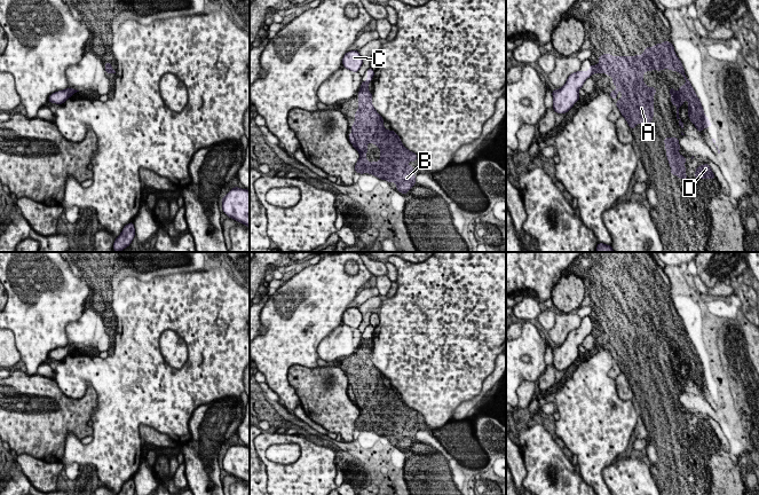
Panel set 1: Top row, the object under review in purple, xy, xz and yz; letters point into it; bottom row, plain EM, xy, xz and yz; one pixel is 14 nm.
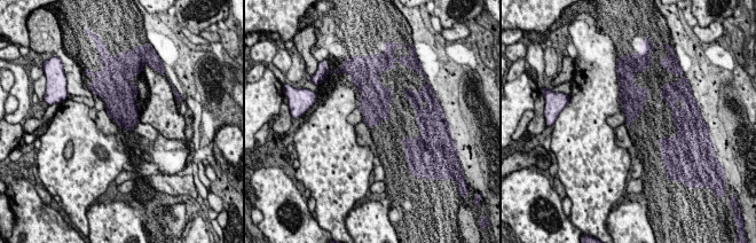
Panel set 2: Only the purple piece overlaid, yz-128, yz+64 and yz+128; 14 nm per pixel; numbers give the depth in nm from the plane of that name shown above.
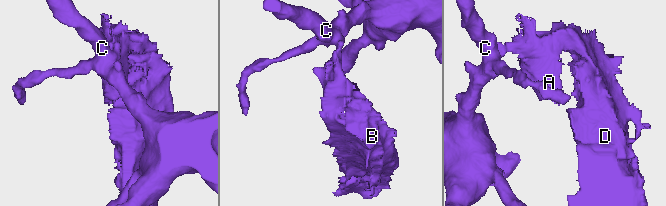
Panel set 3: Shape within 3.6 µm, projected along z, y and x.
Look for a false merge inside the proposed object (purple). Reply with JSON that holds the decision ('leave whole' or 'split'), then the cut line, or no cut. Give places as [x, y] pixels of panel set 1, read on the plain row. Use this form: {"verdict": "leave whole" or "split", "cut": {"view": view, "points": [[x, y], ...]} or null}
{"verdict": "split", "cut": {"view": "yz", "points": [[591, 322], [592, 329]]}}

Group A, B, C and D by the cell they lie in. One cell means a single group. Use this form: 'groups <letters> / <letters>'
groups A B D / C

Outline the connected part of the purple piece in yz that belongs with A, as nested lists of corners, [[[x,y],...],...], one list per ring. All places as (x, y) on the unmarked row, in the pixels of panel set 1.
[[[663,298],[654,304],[645,304],[642,312],[633,314],[603,311],[599,313],[599,321],[592,322],[592,330],[606,330],[612,333],[612,341],[616,341],[617,345],[610,348],[610,354],[617,355],[617,348],[622,348],[622,355],[616,358],[616,363],[626,376],[630,385],[633,386],[637,380],[649,383],[654,375],[656,344],[647,344],[642,332],[646,328],[662,328],[663,325],[678,328],[686,337],[686,340],[679,344],[678,349],[673,344],[670,344],[671,360],[677,363],[679,383],[683,385],[683,379],[679,374],[679,364],[683,362],[685,356],[689,359],[689,377],[696,383],[698,390],[703,385],[707,386],[709,383],[713,383],[709,374],[704,371],[702,359],[695,351],[672,299]]]

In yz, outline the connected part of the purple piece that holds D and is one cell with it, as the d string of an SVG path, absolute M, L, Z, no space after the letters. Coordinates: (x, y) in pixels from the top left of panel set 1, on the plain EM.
M705 419L702 423L697 423L696 429L695 429L695 434L696 435L715 435L711 424L709 423L707 419Z

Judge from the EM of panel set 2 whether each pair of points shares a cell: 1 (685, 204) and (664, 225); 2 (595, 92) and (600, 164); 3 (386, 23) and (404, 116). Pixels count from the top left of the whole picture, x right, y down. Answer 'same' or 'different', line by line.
1: same
2: same
3: same

